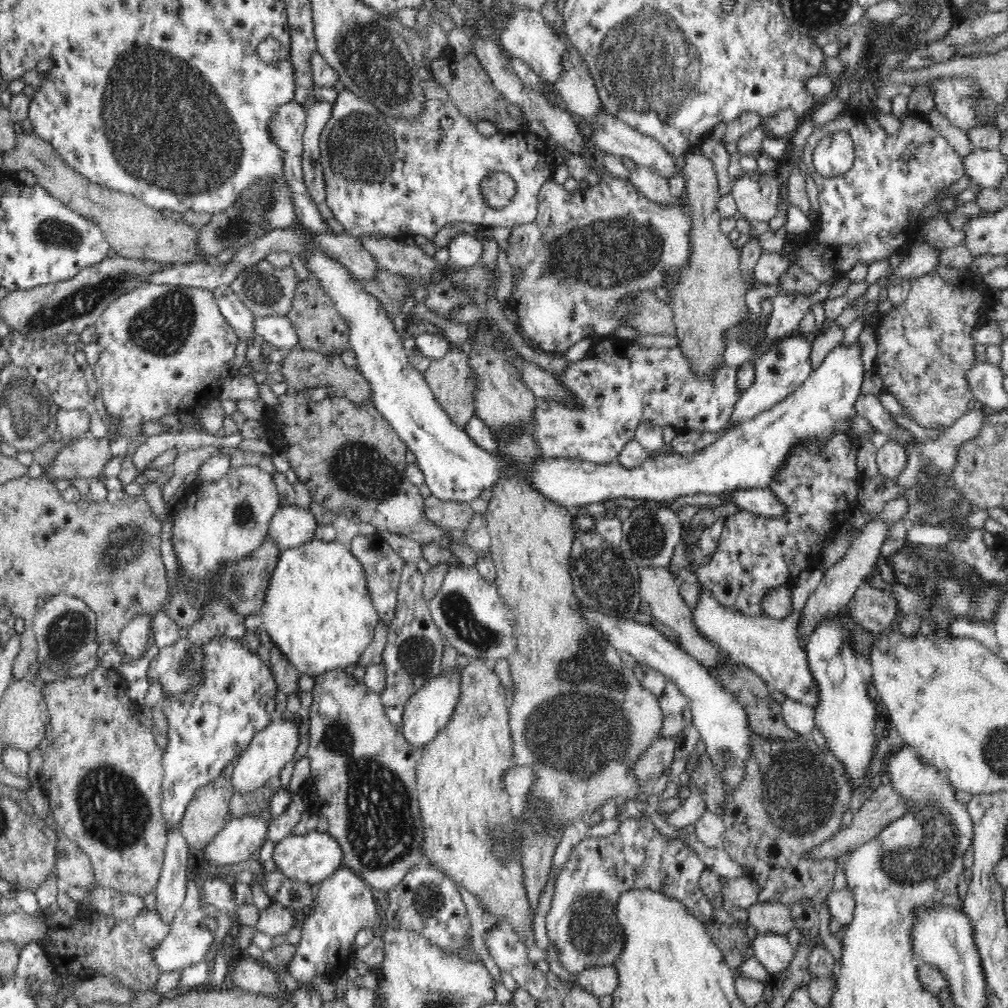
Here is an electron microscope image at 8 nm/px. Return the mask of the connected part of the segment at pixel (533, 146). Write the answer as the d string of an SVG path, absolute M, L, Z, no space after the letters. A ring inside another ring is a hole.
M420 78L418 86L423 98L423 112L418 116L418 120L388 116L346 88L338 92L333 103L332 116L321 131L319 148L327 187L325 202L336 220L345 228L345 232L354 237L365 233L396 239L406 234L412 234L412 237L414 234L422 234L429 241L433 241L436 233L448 222L469 222L487 229L496 226L513 229L536 220L540 190L546 181L553 178L558 162L546 140L526 130L500 132L494 135L494 138L488 138L478 132L475 121L458 110L447 90L435 79L428 83ZM442 116L453 118L453 125L448 130L444 130L440 125ZM498 171L507 173L515 180L516 198L509 203L512 210L514 204L516 208L520 204L520 214L500 214L500 210L486 203L480 184L485 176Z

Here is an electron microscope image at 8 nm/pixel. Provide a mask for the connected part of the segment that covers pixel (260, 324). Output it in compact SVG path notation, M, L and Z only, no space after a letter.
M270 315L256 317L252 322L258 338L267 340L271 347L287 350L298 345L298 335L286 316Z

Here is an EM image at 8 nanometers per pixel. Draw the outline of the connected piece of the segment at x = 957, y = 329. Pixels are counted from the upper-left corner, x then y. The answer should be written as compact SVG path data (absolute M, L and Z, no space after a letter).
M930 272L913 279L907 299L880 316L874 327L877 336L875 370L882 379L883 392L894 396L900 406L907 409L908 418L918 425L948 430L975 404L966 378L976 360L972 330L989 321L986 312L996 303L996 299L992 302L992 294L994 291L985 280L974 281L969 277L964 283L950 285L938 273Z

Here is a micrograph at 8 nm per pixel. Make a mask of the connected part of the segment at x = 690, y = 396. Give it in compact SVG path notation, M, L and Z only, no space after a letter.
M615 337L598 338L590 347L586 356L570 364L566 372L556 375L560 385L574 393L582 408L569 408L564 403L538 398L536 407L538 449L552 459L579 459L595 464L617 461L620 452L634 438L642 422L654 423L662 428L669 425L678 431L710 431L717 433L725 429L731 420L735 404L740 399L737 388L738 368L740 365L727 365L728 384L708 384L696 380L688 372L688 360L677 345L674 348L646 348L635 342Z

